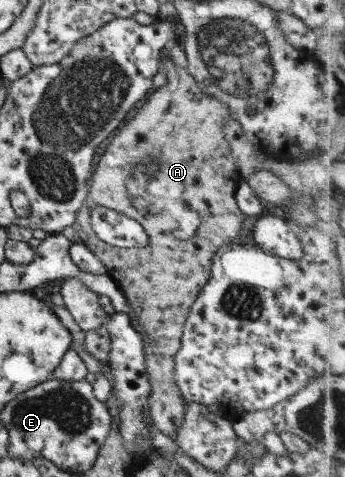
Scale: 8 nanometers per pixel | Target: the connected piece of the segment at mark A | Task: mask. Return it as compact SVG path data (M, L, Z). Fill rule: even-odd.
M166 46L160 55L160 68L165 71L166 85L149 94L126 125L122 124L112 136L110 144L96 161L94 172L88 180L86 198L78 209L74 222L59 233L71 244L88 247L100 259L107 270L105 274L121 288L136 322L151 340L144 347L144 366L150 384L147 400L149 417L163 435L173 436L180 429L186 405L173 378L174 354L180 348L181 331L190 305L207 282L212 255L217 248L238 236L244 215L234 201L237 183L242 180L242 176L237 171L230 145L221 129L221 122L229 117L228 107L216 97L208 96L197 84L175 88L174 75L180 68L169 60L169 56L165 56L164 50ZM95 206L115 210L138 222L148 236L148 244L142 248L118 248L101 241L89 221L90 209Z

